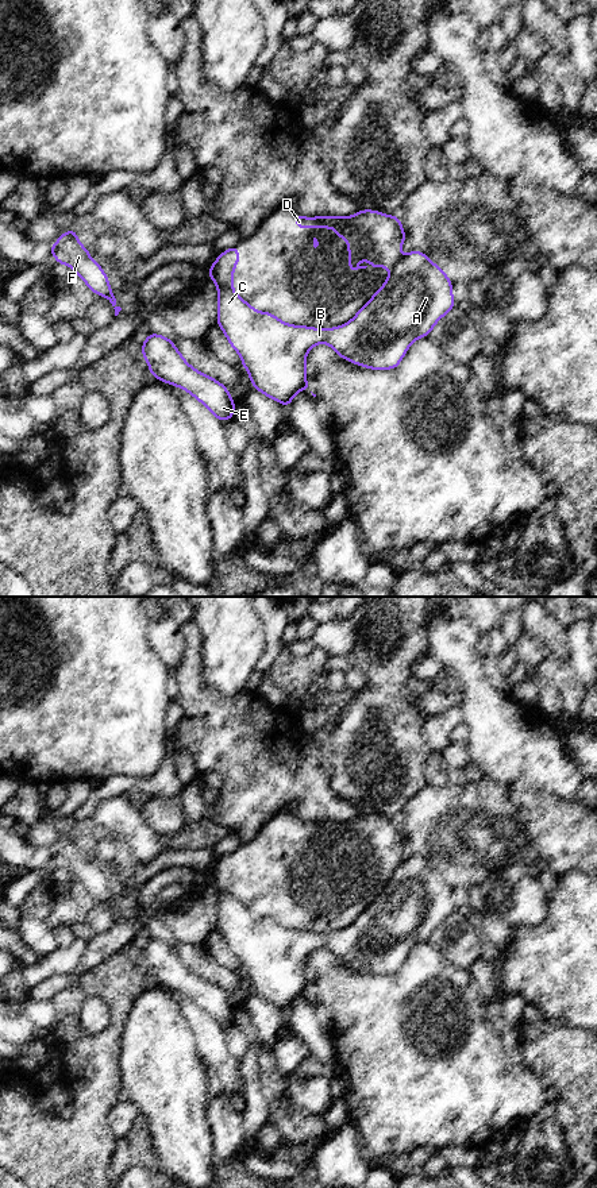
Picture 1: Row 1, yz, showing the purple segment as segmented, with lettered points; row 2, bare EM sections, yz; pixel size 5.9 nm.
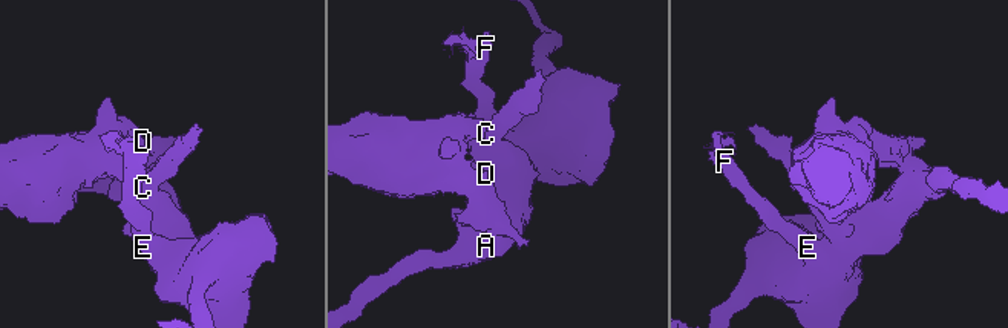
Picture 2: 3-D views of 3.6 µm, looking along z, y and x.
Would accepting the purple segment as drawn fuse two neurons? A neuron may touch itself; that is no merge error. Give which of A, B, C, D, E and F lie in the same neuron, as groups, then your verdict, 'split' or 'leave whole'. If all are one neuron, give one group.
A B C E F / D; split

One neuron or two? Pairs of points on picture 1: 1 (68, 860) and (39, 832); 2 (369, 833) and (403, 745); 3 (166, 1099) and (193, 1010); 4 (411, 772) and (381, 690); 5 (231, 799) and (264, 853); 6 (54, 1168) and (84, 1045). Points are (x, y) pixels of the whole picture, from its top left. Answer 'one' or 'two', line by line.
1: one
2: two
3: two
4: one
5: two
6: one

